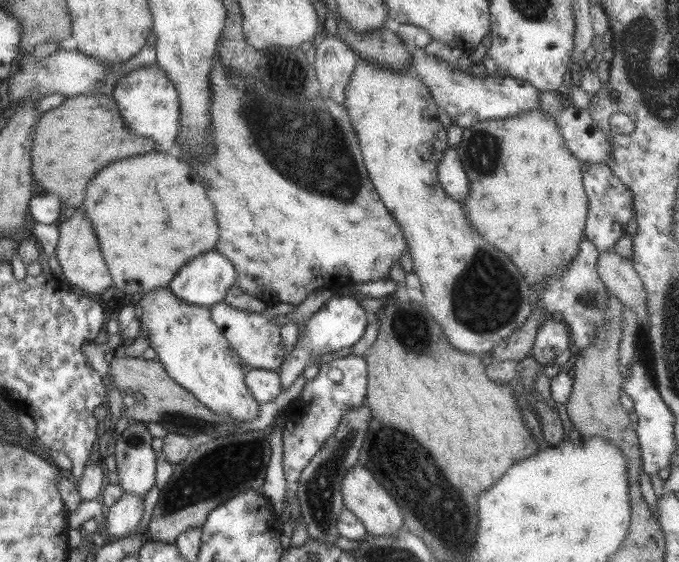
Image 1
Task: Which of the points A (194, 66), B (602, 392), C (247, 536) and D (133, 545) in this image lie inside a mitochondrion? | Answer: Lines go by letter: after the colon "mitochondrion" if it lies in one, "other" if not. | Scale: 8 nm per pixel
A: other
B: other
C: other
D: other

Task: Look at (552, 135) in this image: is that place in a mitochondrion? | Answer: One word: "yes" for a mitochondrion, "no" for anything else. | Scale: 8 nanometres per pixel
no

